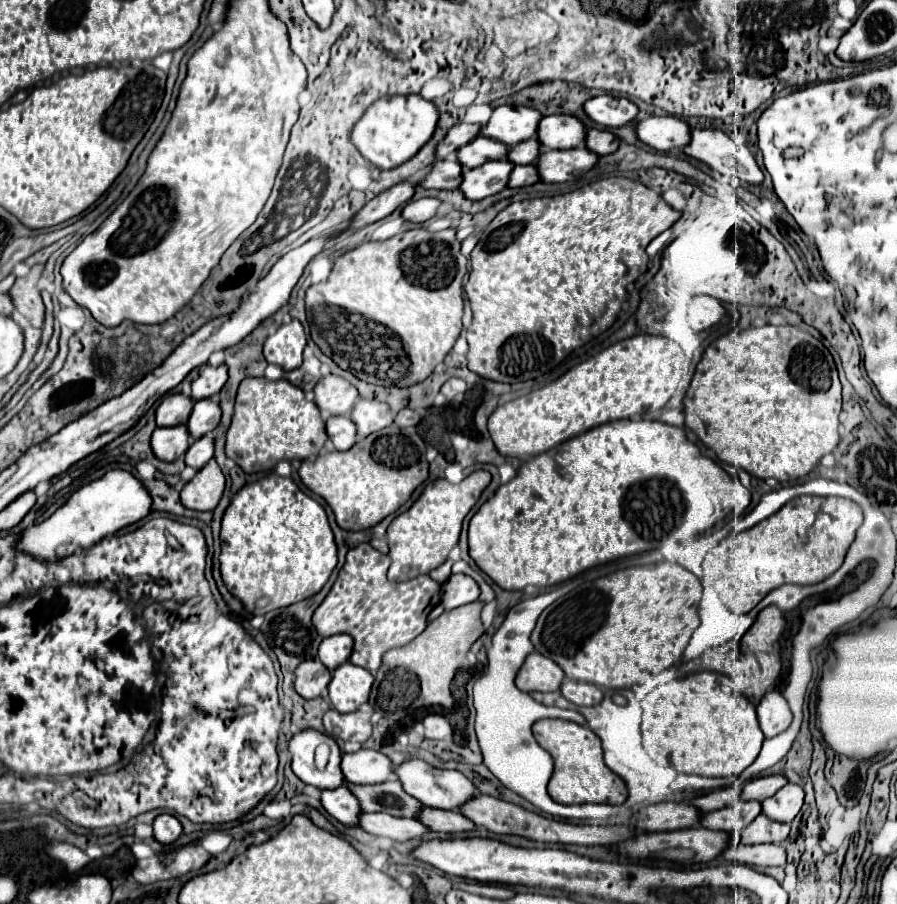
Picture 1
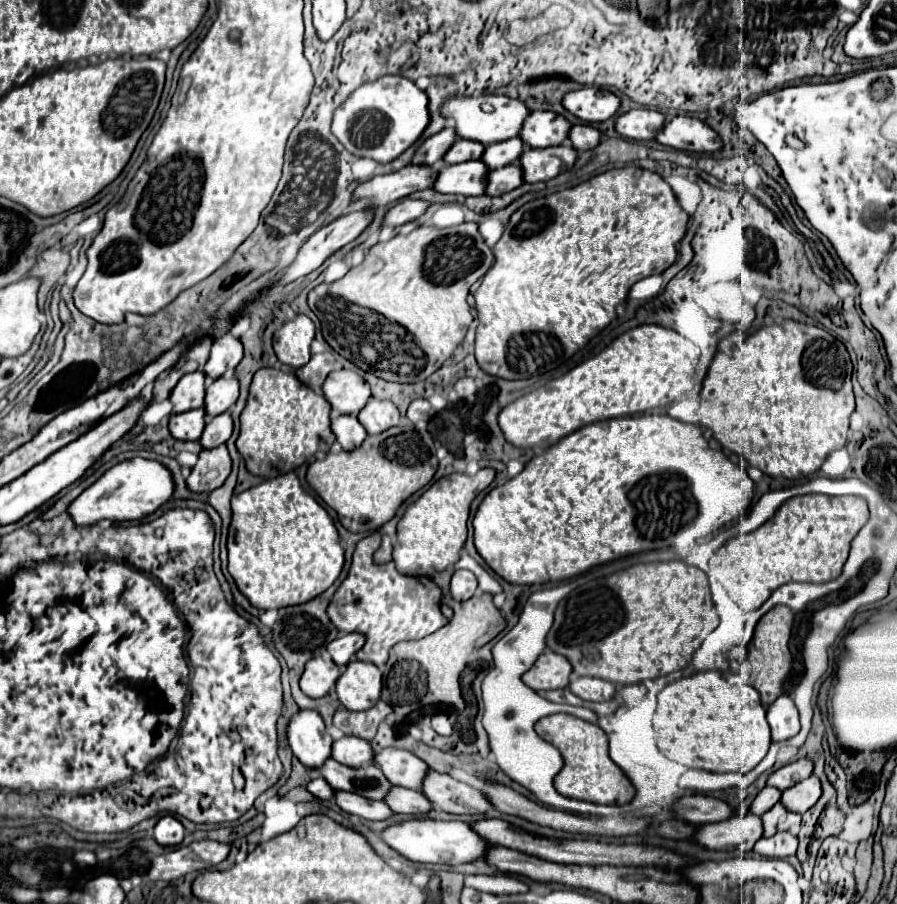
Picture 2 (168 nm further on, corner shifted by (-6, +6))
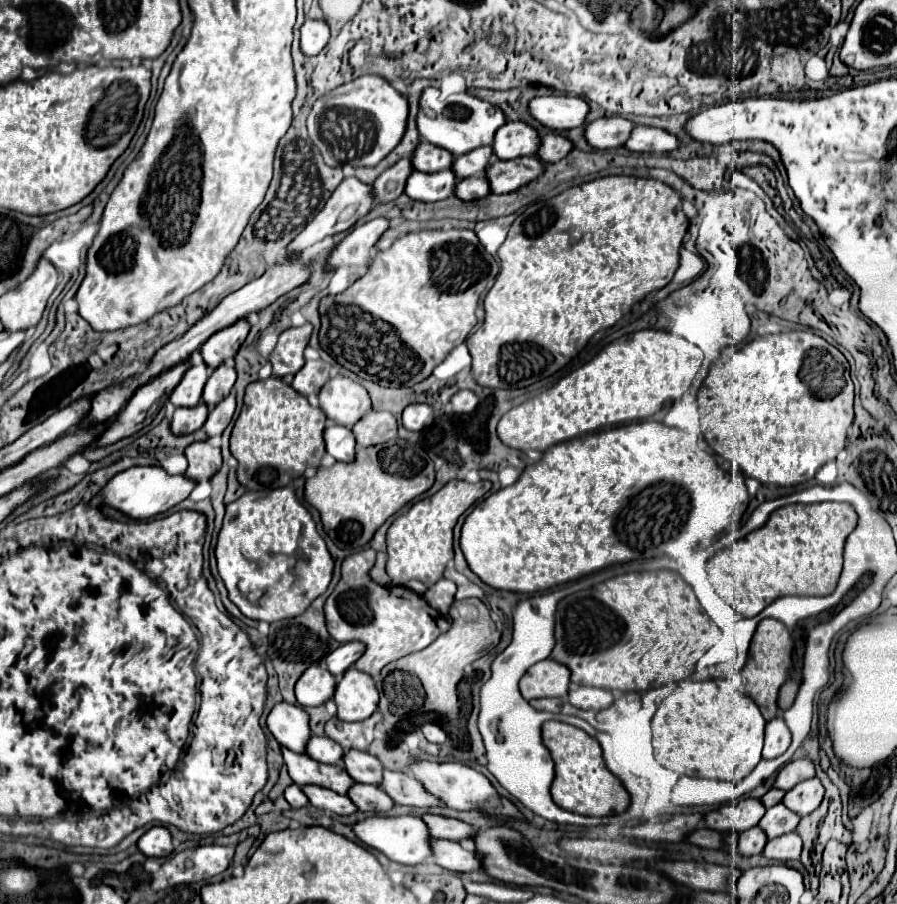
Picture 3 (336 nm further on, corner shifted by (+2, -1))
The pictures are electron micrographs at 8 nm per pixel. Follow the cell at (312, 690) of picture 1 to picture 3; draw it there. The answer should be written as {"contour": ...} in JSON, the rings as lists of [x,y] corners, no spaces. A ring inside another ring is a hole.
{"contour":[[[311,665],[297,681],[295,695],[301,707],[315,707],[329,701],[335,693],[335,677],[321,665]]]}

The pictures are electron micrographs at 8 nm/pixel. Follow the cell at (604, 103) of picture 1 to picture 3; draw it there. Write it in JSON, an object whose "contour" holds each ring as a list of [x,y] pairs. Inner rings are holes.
{"contour":[[[549,95],[535,97],[529,101],[529,115],[539,121],[543,127],[553,131],[567,131],[583,125],[589,105],[581,97],[565,97],[565,95]]]}

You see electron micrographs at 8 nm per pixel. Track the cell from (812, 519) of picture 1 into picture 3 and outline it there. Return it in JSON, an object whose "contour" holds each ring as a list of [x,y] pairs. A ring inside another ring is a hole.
{"contour":[[[849,503],[781,507],[761,529],[709,559],[709,581],[715,593],[743,617],[759,615],[781,595],[829,595],[837,587],[843,545],[855,525],[857,513]]]}

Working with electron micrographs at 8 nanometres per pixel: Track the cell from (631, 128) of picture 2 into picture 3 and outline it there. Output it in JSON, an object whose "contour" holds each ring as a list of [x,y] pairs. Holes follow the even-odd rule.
{"contour":[[[601,117],[585,127],[585,139],[593,149],[621,147],[635,125],[623,117]]]}

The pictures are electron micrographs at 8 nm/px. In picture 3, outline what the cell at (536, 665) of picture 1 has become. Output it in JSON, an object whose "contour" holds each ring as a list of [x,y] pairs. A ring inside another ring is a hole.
{"contour":[[[545,659],[527,669],[519,681],[521,695],[531,699],[541,697],[565,697],[569,687],[569,669],[553,659]]]}

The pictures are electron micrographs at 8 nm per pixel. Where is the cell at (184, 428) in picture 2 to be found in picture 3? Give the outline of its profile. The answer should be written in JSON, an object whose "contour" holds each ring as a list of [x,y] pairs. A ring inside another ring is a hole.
{"contour":[[[203,401],[199,405],[195,405],[195,407],[189,407],[189,409],[177,407],[175,413],[173,413],[173,419],[171,419],[171,431],[175,435],[193,433],[205,423],[207,413],[209,413],[209,409],[207,409],[207,405]]]}

